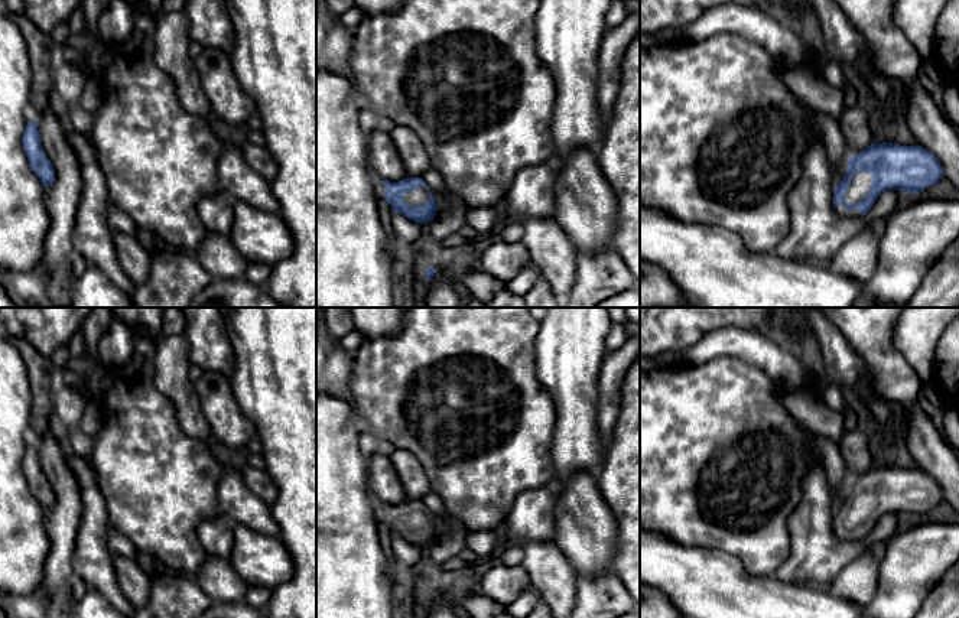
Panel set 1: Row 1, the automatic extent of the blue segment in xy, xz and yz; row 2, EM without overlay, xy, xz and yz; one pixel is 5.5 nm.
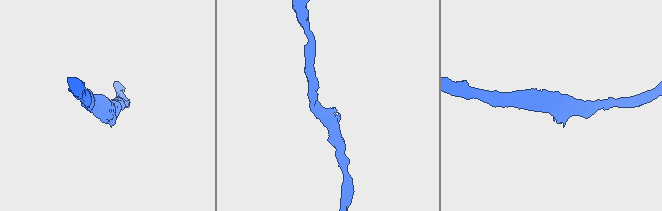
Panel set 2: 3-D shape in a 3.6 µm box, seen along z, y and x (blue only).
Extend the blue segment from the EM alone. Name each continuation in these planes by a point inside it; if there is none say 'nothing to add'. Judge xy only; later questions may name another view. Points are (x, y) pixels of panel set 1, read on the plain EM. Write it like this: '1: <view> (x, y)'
nothing to add

